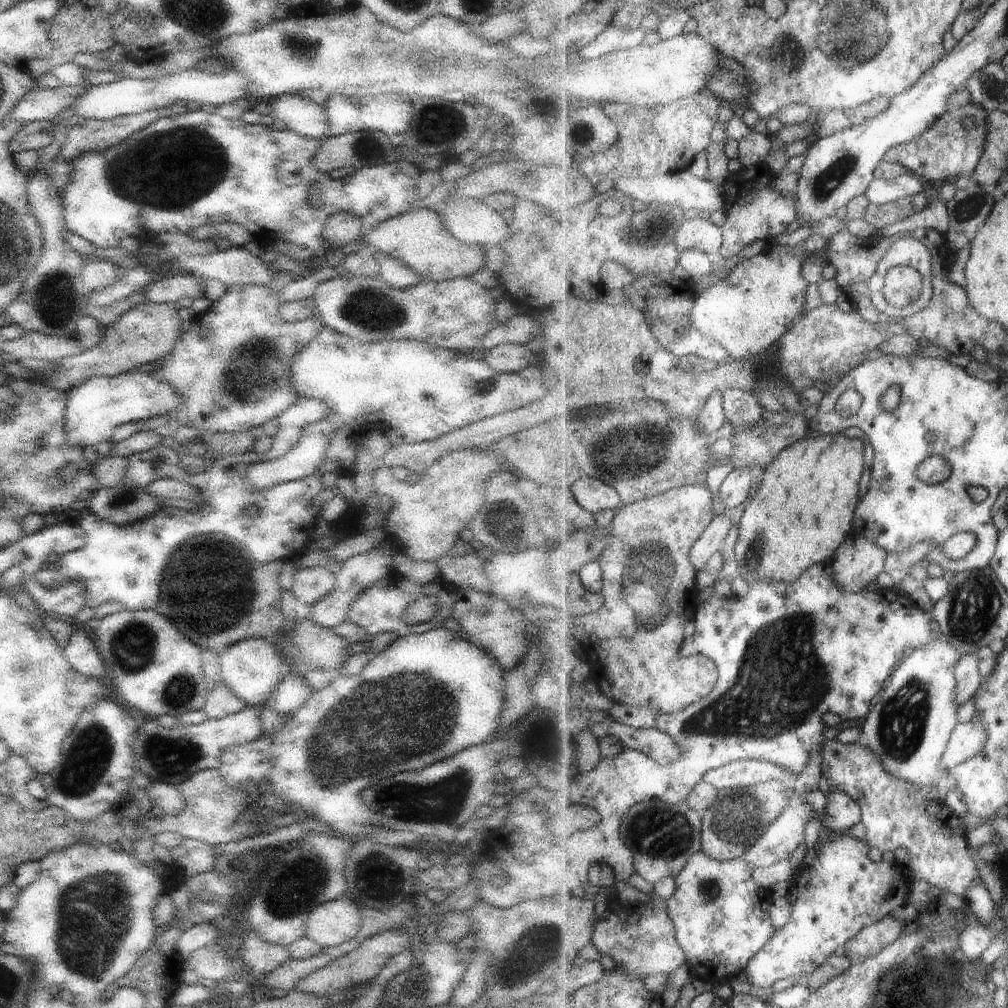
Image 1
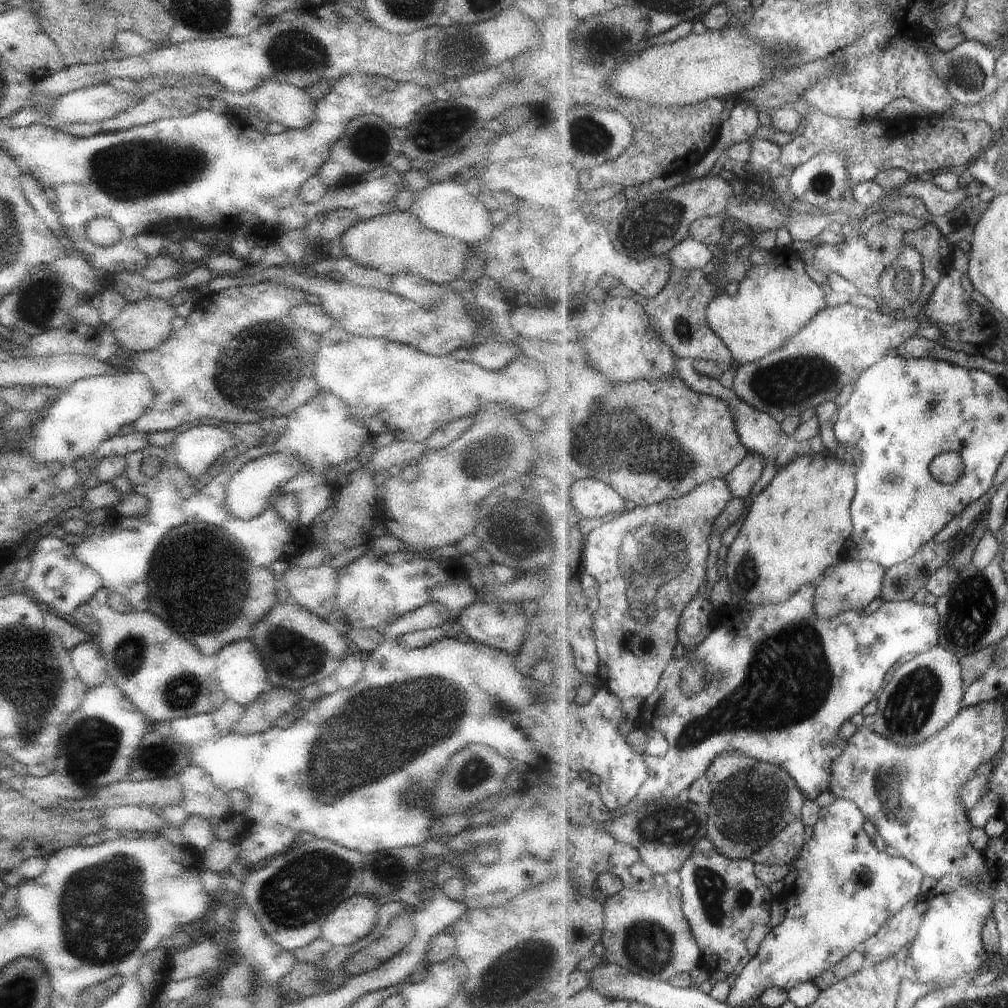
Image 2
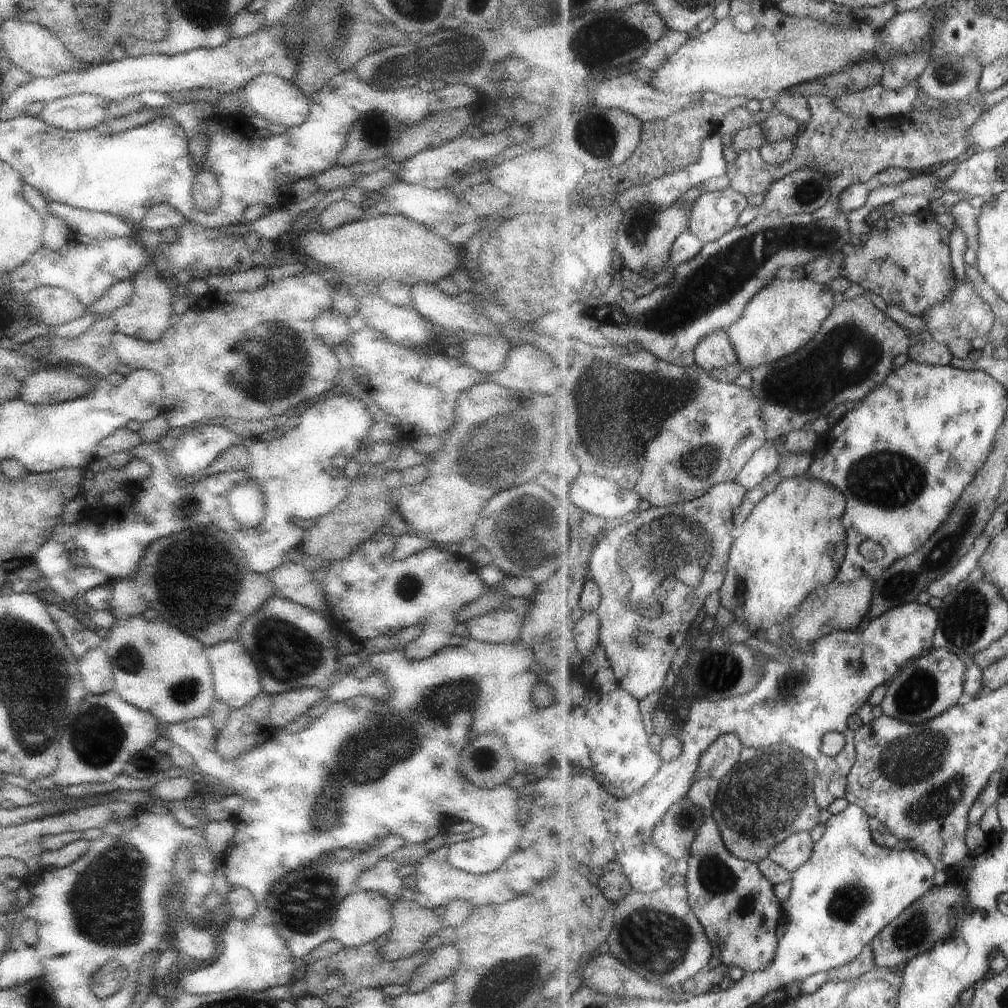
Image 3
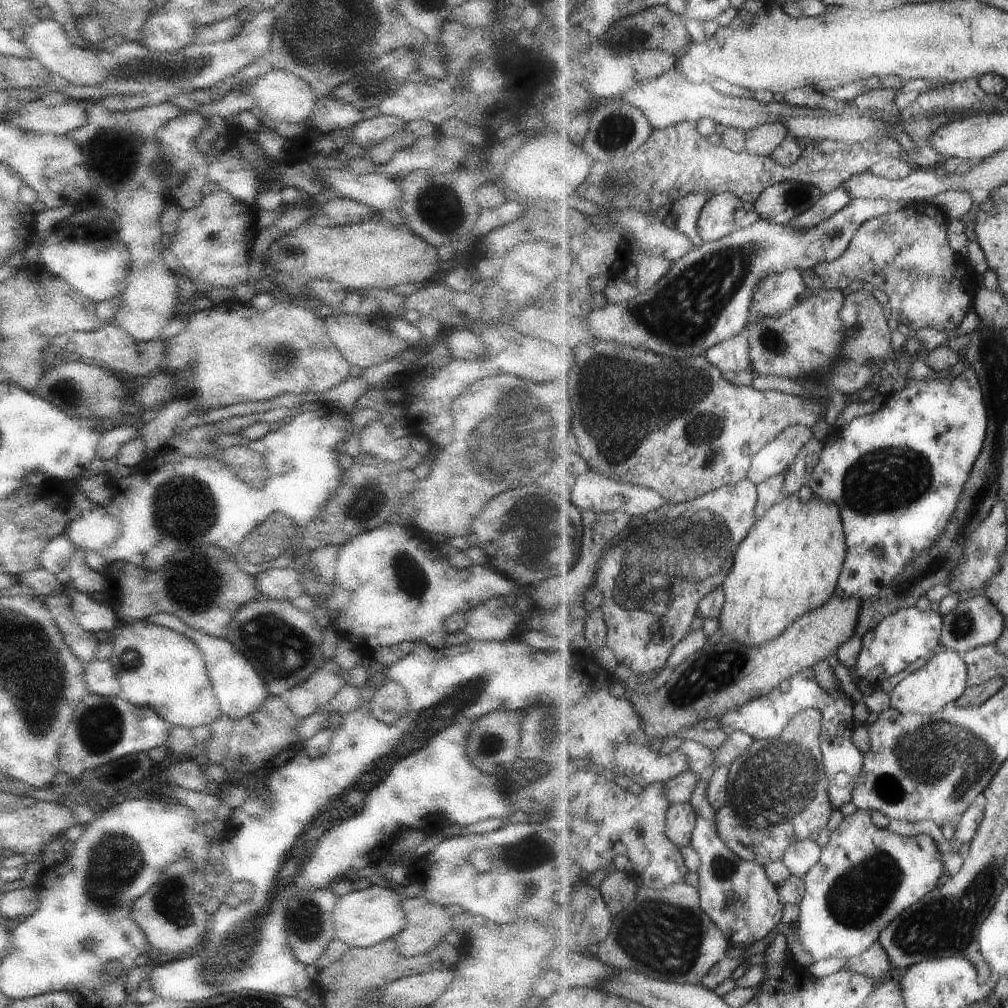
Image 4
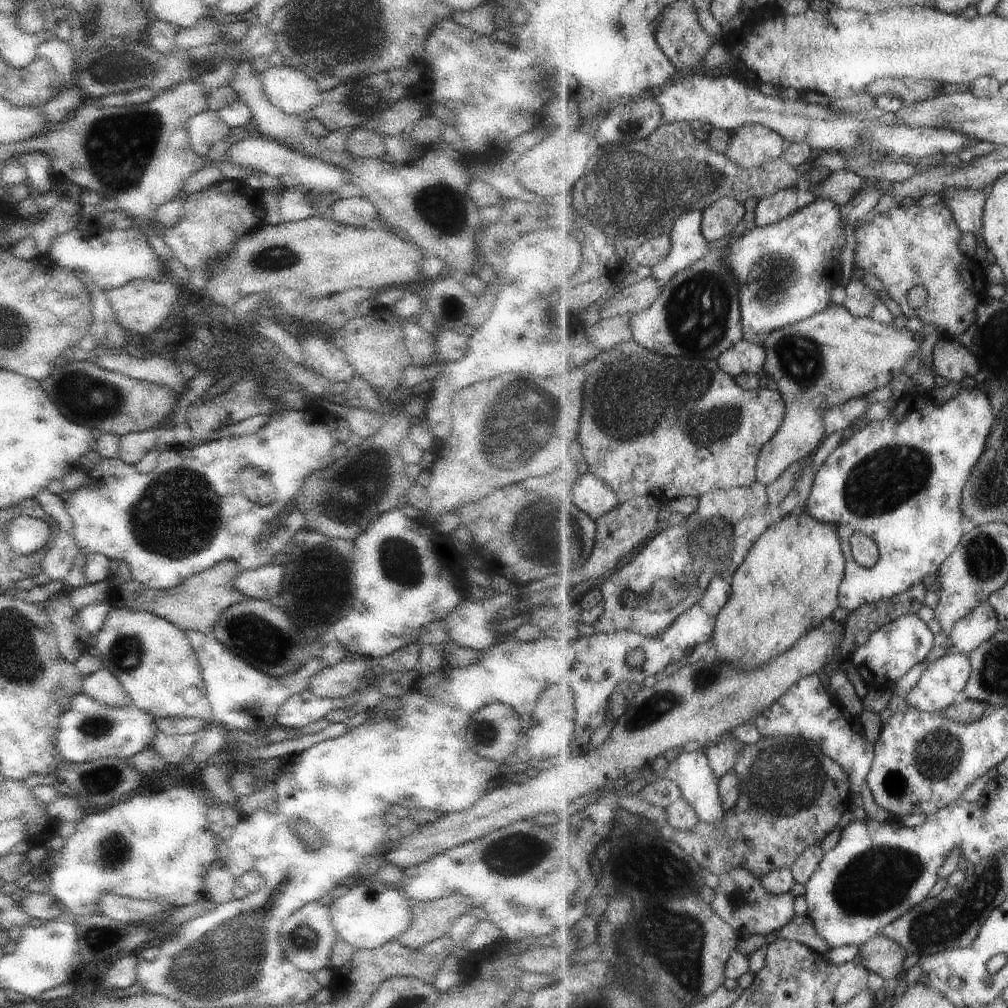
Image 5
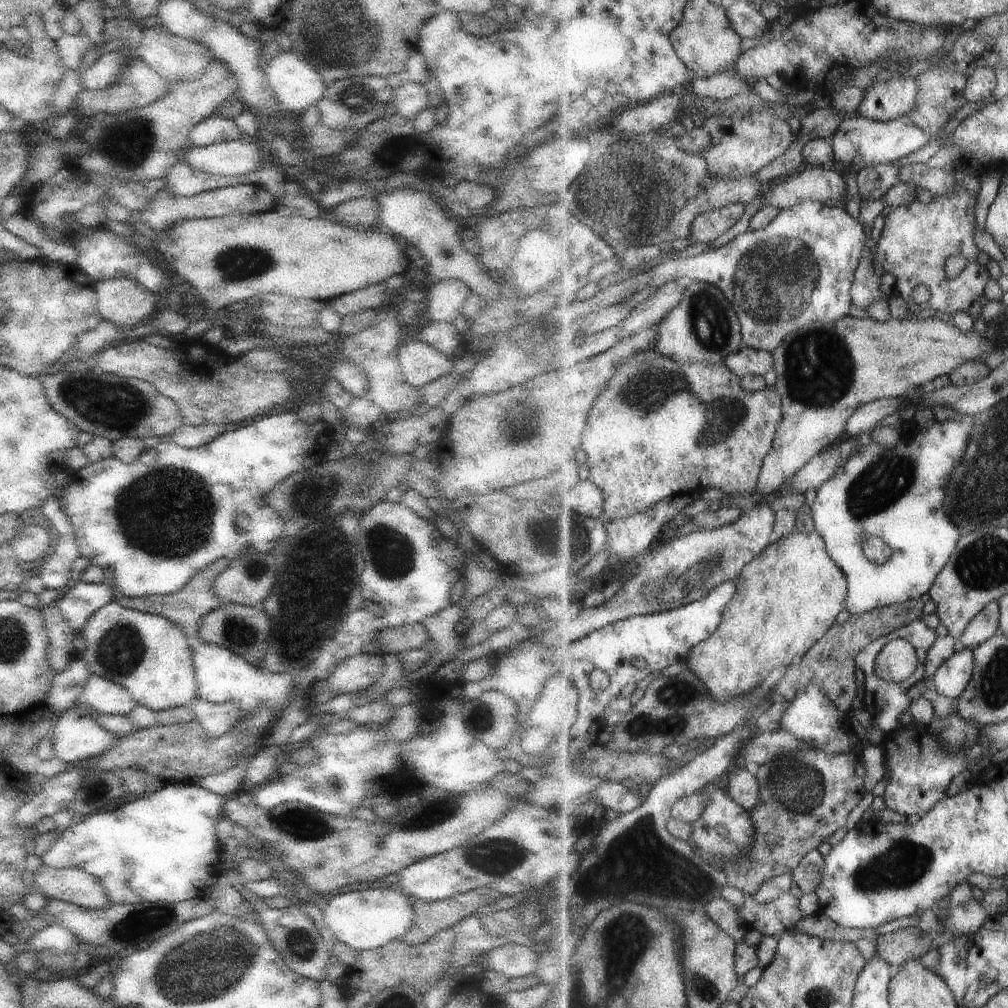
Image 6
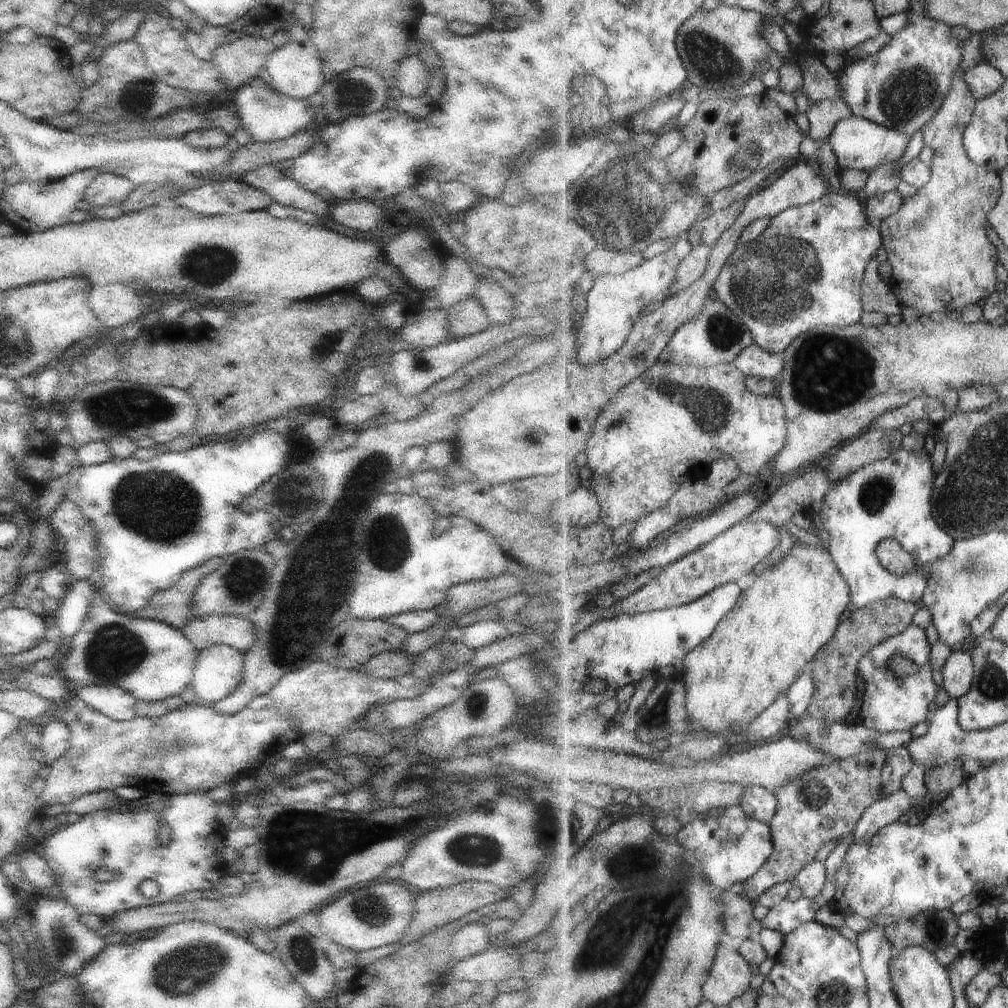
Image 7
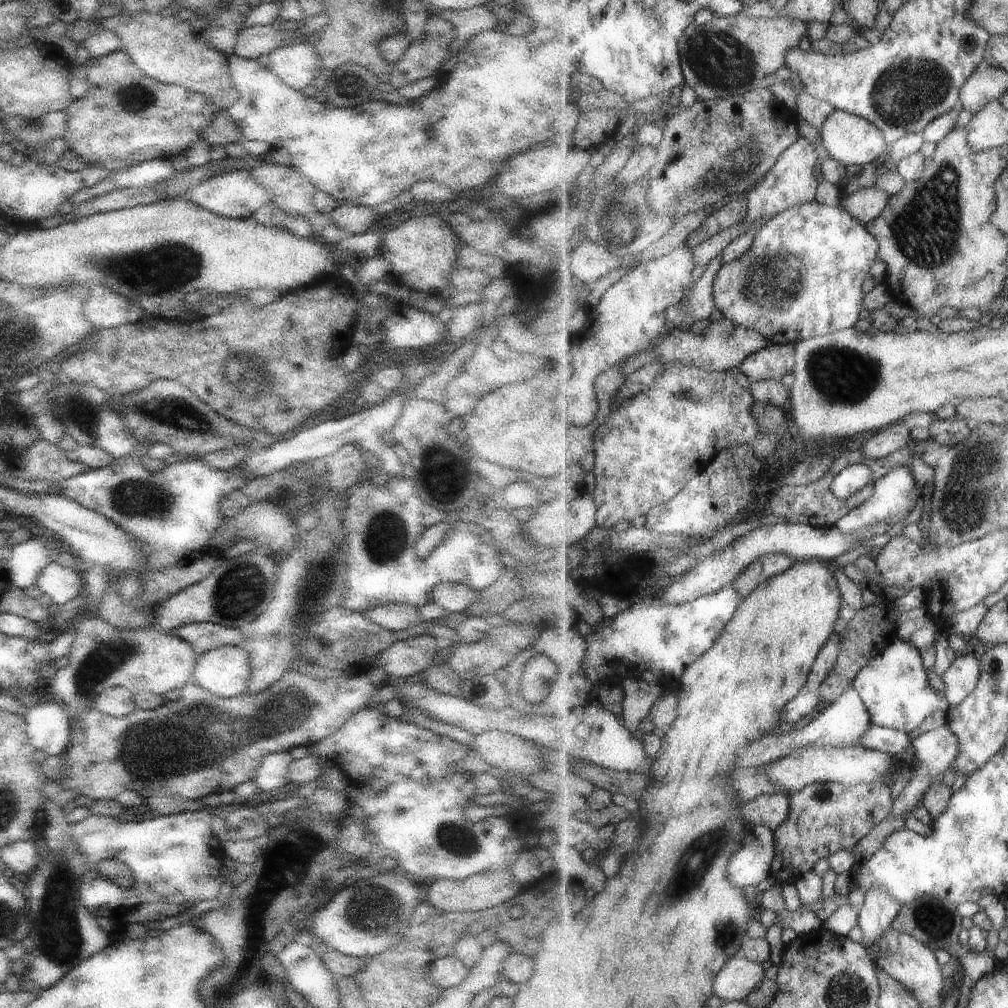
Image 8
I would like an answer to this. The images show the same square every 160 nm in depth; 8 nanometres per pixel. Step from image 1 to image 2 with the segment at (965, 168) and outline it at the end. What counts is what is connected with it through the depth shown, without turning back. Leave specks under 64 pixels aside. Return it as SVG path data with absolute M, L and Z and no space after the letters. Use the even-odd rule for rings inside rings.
M813 105L806 106L803 120L806 125L802 134L782 145L780 164L796 168L820 152L837 151L848 155L848 178L851 179L853 188L859 186L859 183L873 180L880 172L889 169L907 170L913 179L928 177L933 170L936 173L946 169L960 171L967 164L976 161L998 137L989 123L976 118L941 120L941 124L937 126L935 120L931 124L931 116L925 116L925 120L915 128L899 128L899 136L897 128L887 128L889 134L875 136L875 128L868 129L870 121L834 117Z

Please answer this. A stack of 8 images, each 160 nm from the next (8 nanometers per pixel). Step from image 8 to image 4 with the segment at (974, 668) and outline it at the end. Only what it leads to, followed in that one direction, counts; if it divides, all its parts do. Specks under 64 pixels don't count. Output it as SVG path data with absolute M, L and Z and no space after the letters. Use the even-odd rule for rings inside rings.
M939 649L919 670L905 677L890 692L891 707L901 714L933 715L958 701L968 690L968 664L957 652Z

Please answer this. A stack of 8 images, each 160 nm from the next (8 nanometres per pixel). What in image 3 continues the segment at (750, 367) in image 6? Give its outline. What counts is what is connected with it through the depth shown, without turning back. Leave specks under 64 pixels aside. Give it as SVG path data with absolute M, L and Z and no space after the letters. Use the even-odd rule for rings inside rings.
M725 329L712 332L702 338L694 352L695 364L708 372L713 368L725 368L731 364L738 364L736 347Z

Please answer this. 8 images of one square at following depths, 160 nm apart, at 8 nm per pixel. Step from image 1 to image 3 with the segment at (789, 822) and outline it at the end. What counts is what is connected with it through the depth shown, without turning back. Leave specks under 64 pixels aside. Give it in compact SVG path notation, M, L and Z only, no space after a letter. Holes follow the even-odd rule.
M807 831L795 833L783 842L776 844L768 856L773 862L793 872L803 866L812 856L815 843Z

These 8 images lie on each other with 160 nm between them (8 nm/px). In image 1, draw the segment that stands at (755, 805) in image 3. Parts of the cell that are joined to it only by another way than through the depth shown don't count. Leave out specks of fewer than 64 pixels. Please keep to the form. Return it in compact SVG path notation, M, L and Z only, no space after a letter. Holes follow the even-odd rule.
M782 779L720 791L719 798L702 814L701 851L718 861L739 859L791 804L793 799L787 795L789 787L790 781Z

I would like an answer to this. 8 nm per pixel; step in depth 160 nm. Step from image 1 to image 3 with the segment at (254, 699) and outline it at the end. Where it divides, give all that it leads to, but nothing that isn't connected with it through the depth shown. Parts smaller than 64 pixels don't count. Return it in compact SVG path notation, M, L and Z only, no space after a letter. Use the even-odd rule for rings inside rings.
M237 639L226 640L213 646L206 646L204 651L212 674L215 696L230 709L244 707L262 691L256 666Z

